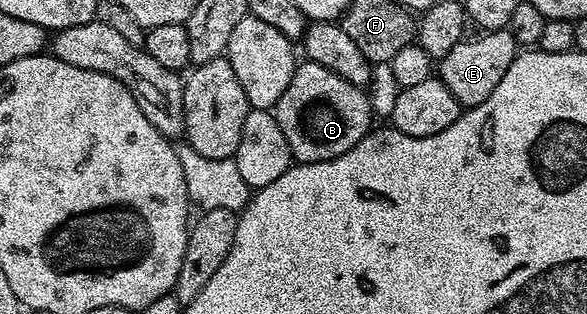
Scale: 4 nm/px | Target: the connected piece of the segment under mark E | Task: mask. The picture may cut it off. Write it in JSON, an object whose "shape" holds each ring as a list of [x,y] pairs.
{"shape":[[[510,30],[489,31],[480,36],[480,39],[467,37],[463,42],[453,45],[453,49],[449,49],[437,67],[438,78],[443,80],[447,92],[463,109],[481,105],[481,101],[485,101],[485,97],[497,89],[497,81],[505,77],[505,69],[509,69],[517,54],[517,44]]]}

